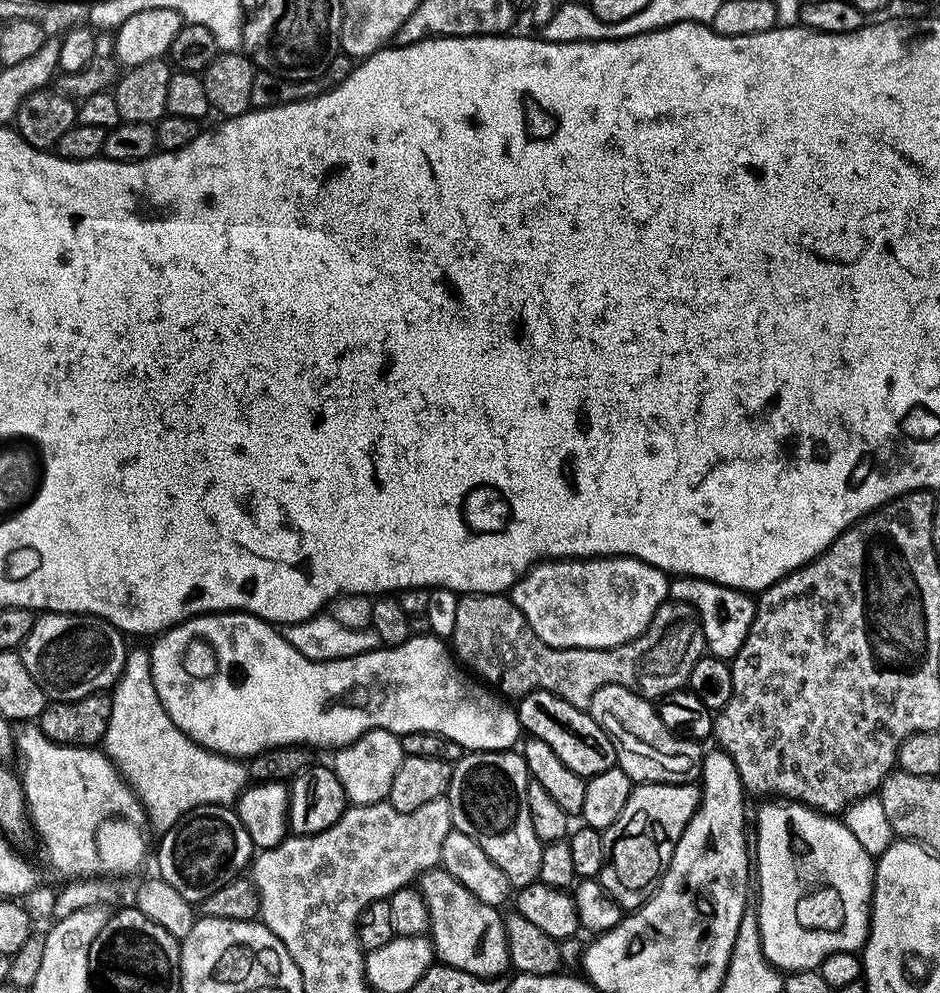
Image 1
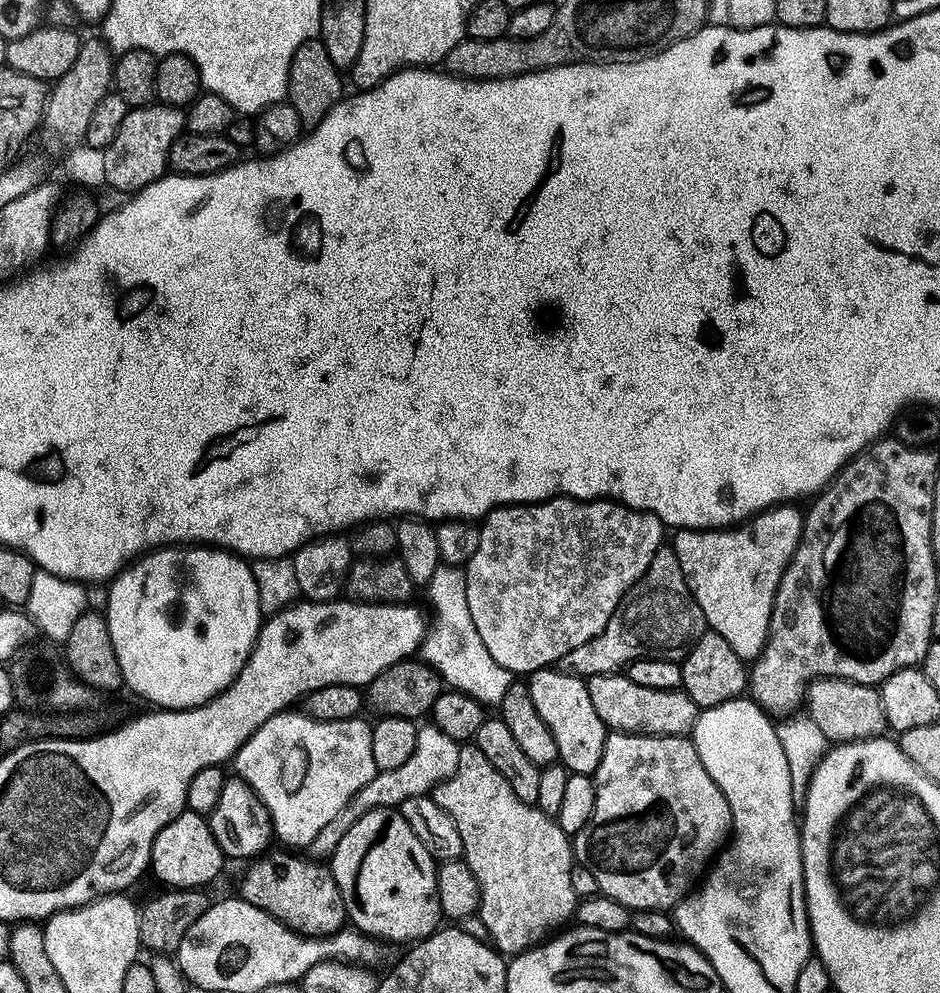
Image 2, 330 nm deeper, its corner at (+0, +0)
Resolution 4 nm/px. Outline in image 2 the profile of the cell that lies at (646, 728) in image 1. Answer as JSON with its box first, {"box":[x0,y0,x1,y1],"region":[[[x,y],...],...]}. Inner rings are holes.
{"box":[587,674,701,736],"region":[[[598,674],[587,677],[590,702],[598,710],[605,729],[614,732],[629,732],[635,736],[688,736],[701,708],[680,688],[674,690],[649,690],[630,682],[627,674]]]}

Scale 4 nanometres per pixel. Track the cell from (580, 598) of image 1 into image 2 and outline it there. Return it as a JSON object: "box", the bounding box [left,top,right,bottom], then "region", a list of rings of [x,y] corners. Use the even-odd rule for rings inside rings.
{"box":[464,496,666,674],"region":[[[555,496],[552,500],[543,500],[541,504],[508,504],[504,508],[495,508],[483,517],[479,525],[480,537],[478,550],[474,550],[474,558],[470,558],[464,573],[466,574],[466,603],[470,605],[470,618],[474,618],[474,627],[482,637],[486,650],[490,650],[490,658],[498,662],[498,666],[506,666],[514,674],[531,674],[540,668],[555,665],[570,650],[582,646],[582,642],[590,642],[610,622],[620,599],[646,574],[654,554],[665,543],[666,525],[653,512],[640,512],[636,508],[627,508],[618,500],[575,500],[572,496]]]}

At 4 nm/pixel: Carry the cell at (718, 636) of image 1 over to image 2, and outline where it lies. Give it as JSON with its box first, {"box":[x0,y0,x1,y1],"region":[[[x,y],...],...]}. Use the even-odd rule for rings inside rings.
{"box":[670,503,804,662],"region":[[[791,503],[777,504],[767,512],[757,512],[751,520],[730,528],[682,528],[671,537],[670,547],[678,554],[678,566],[686,578],[694,602],[702,606],[705,625],[711,631],[722,634],[722,639],[733,648],[734,654],[745,662],[756,660],[764,649],[770,626],[770,614],[778,590],[778,582],[792,561],[794,550],[800,545],[804,529],[801,509]]]}

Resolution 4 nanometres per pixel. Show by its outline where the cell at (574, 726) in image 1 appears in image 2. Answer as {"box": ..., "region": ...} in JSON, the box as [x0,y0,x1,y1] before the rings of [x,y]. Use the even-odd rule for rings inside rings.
{"box":[527,667,606,774],"region":[[[559,667],[540,668],[527,677],[530,698],[534,698],[534,710],[542,714],[542,722],[550,726],[554,742],[558,742],[559,763],[572,774],[592,774],[602,758],[606,729],[594,702],[590,702],[590,690],[581,677],[571,672],[561,672]]]}

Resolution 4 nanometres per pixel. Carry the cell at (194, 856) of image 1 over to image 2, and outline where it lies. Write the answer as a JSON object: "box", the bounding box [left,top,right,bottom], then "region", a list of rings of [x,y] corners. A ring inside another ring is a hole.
{"box":[151,810,226,889],"region":[[[185,810],[174,818],[174,822],[166,822],[162,830],[158,830],[158,838],[154,838],[152,847],[151,875],[156,875],[169,889],[198,888],[203,889],[226,865],[222,850],[218,850],[218,842],[214,842],[214,834],[210,830],[207,819],[201,813]]]}

